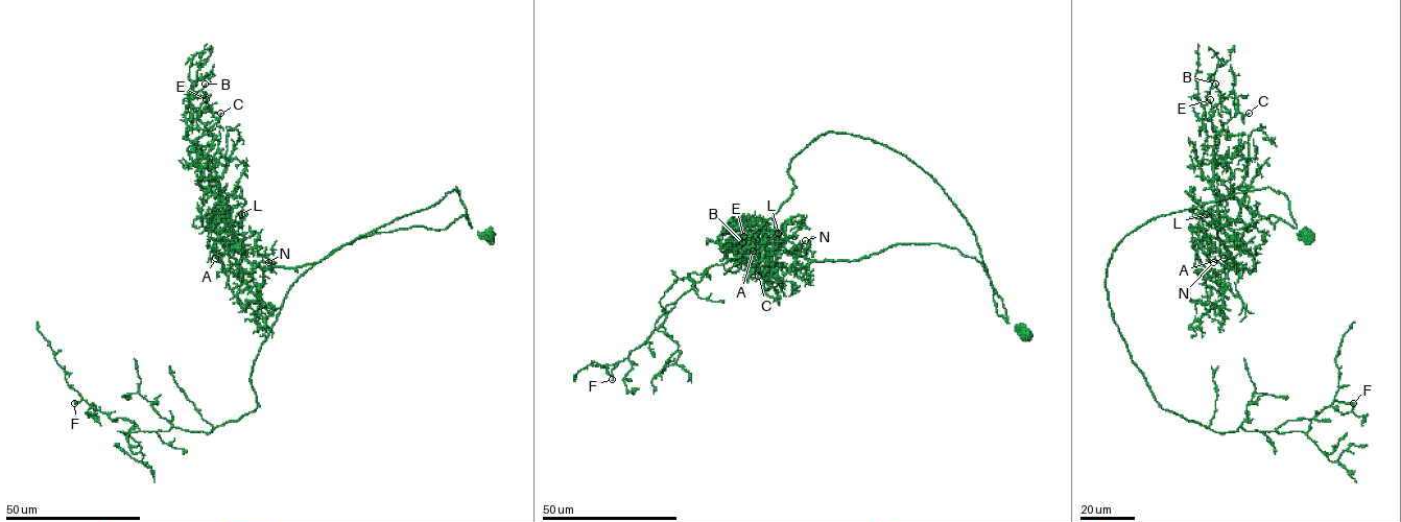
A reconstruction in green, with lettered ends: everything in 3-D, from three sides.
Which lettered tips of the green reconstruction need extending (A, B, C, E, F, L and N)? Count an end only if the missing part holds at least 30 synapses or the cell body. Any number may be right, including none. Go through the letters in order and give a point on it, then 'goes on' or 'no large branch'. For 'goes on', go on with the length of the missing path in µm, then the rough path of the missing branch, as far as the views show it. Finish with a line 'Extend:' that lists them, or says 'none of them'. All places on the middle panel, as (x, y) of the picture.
A: place (753, 251); no large branch
B: place (742, 242); no large branch
C: place (758, 276); no large branch
E: place (743, 236); no large branch
F: place (612, 379); goes on; missing 35 µm; course (612, 379), (611, 387), (601, 395), (592, 414), (596, 432), (603, 437)
L: place (778, 233); no large branch
N: place (805, 240); no large branch
Extend: F

